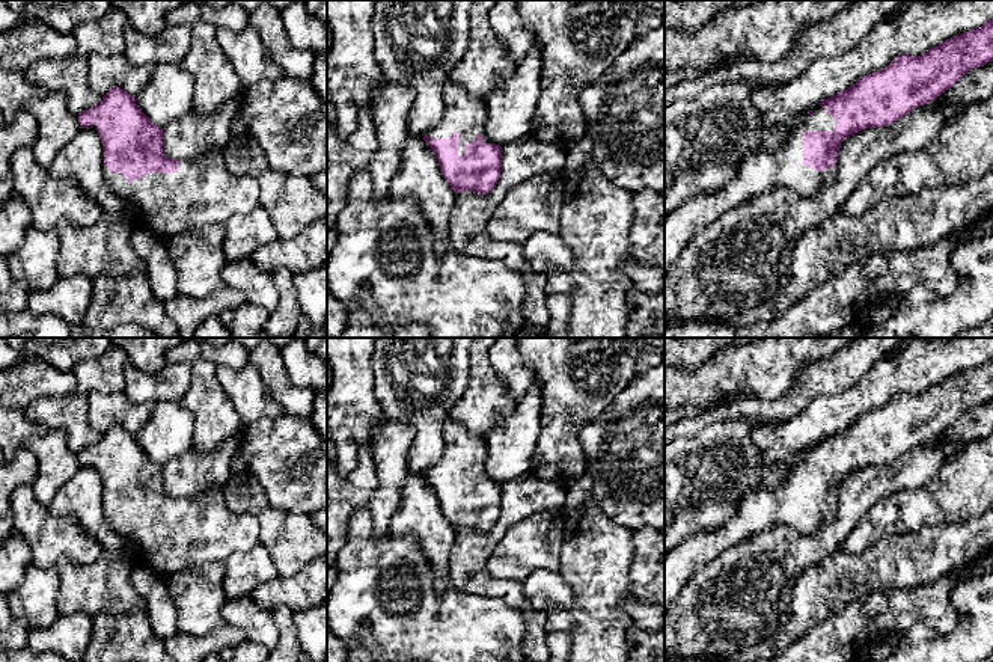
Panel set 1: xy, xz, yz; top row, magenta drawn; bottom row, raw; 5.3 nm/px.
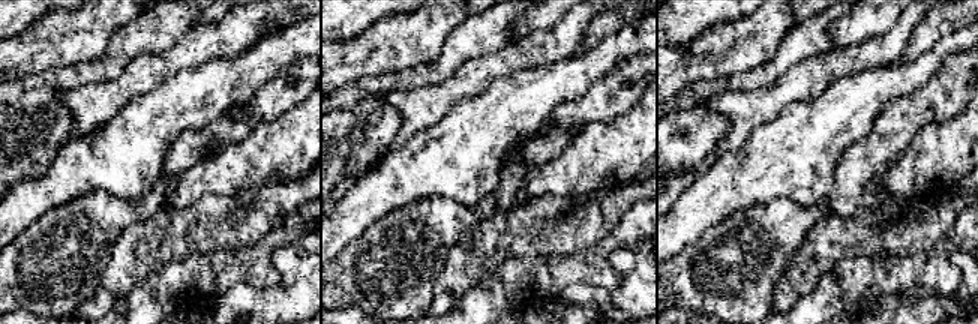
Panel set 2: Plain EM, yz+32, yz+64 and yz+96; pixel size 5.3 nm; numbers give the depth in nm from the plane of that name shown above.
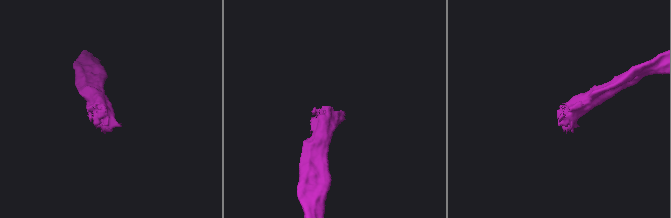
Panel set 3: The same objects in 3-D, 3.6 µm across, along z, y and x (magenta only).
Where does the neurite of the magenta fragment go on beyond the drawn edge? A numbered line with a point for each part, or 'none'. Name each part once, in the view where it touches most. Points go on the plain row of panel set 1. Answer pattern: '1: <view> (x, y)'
1: yz (760, 508)

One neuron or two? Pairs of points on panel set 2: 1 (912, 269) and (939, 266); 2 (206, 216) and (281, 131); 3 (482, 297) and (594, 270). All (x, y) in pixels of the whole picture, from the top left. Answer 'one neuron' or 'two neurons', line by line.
1: one neuron
2: two neurons
3: one neuron

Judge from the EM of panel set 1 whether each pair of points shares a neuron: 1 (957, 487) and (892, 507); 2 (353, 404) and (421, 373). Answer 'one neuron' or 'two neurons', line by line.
1: one neuron
2: two neurons

